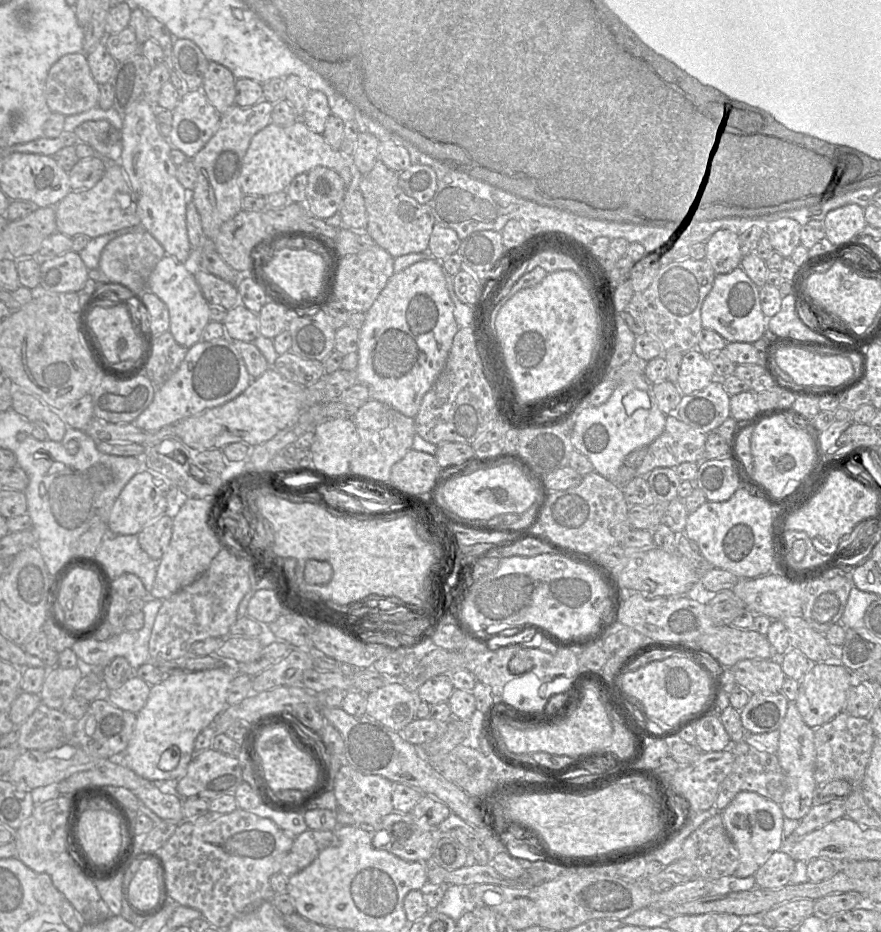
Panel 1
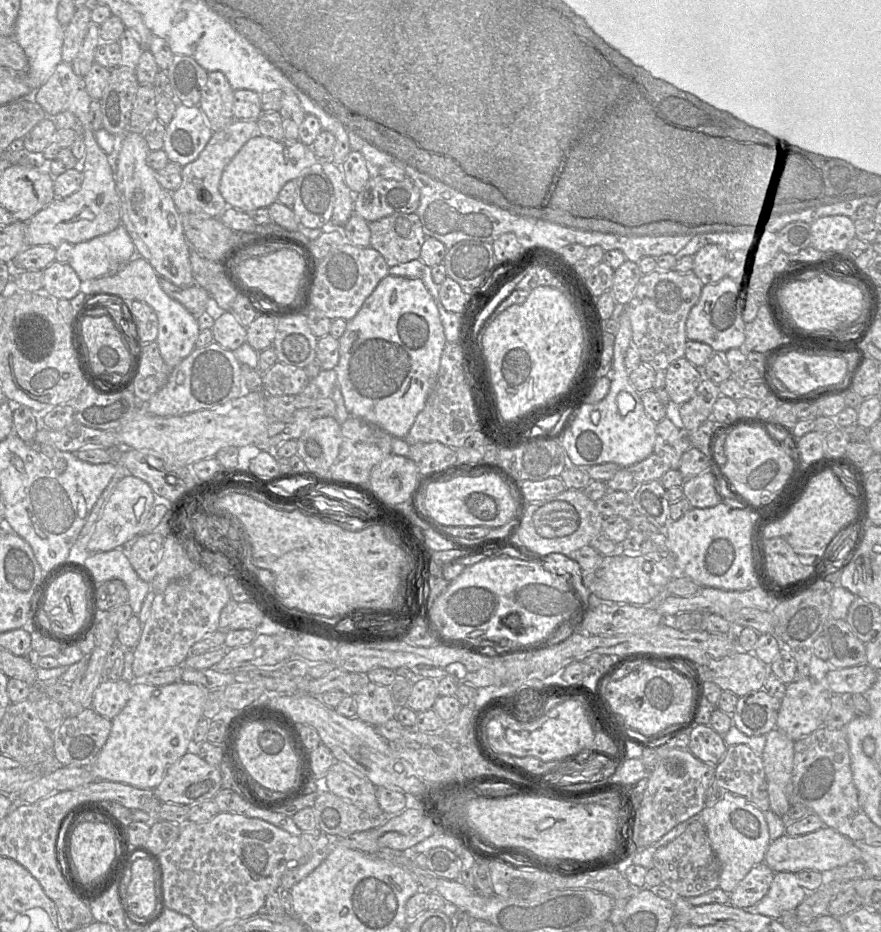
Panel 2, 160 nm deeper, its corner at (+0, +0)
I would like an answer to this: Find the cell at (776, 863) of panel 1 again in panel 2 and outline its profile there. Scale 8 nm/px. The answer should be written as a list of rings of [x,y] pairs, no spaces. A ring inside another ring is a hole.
[[[765,863],[755,865],[729,893],[729,903],[742,909],[753,907],[768,892],[774,875]]]

